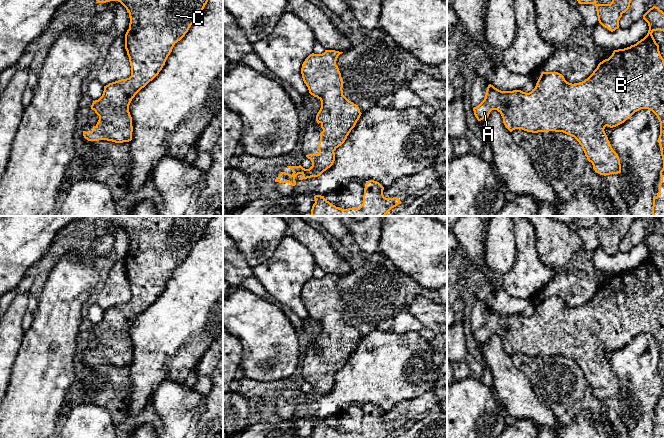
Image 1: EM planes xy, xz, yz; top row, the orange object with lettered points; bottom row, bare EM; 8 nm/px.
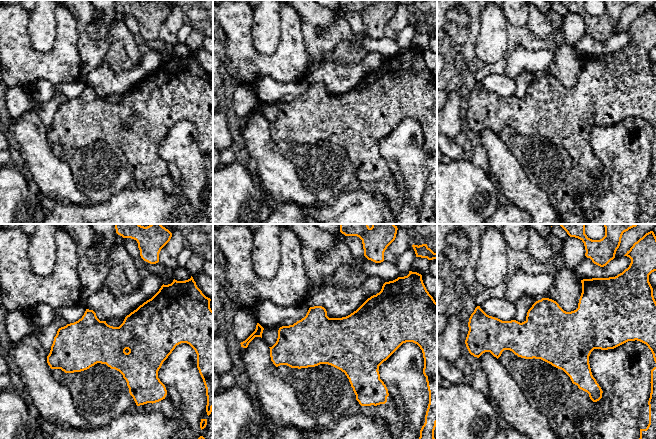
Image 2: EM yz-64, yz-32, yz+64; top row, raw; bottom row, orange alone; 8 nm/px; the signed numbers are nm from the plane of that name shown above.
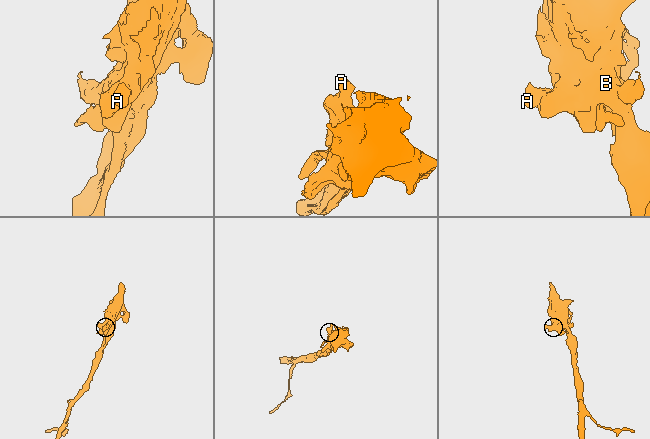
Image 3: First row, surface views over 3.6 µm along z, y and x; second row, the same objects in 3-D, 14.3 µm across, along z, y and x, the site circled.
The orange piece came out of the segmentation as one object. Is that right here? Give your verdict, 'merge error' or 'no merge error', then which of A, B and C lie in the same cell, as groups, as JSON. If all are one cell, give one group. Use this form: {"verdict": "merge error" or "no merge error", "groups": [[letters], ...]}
{"verdict": "no merge error", "groups": [["A", "B", "C"]]}

